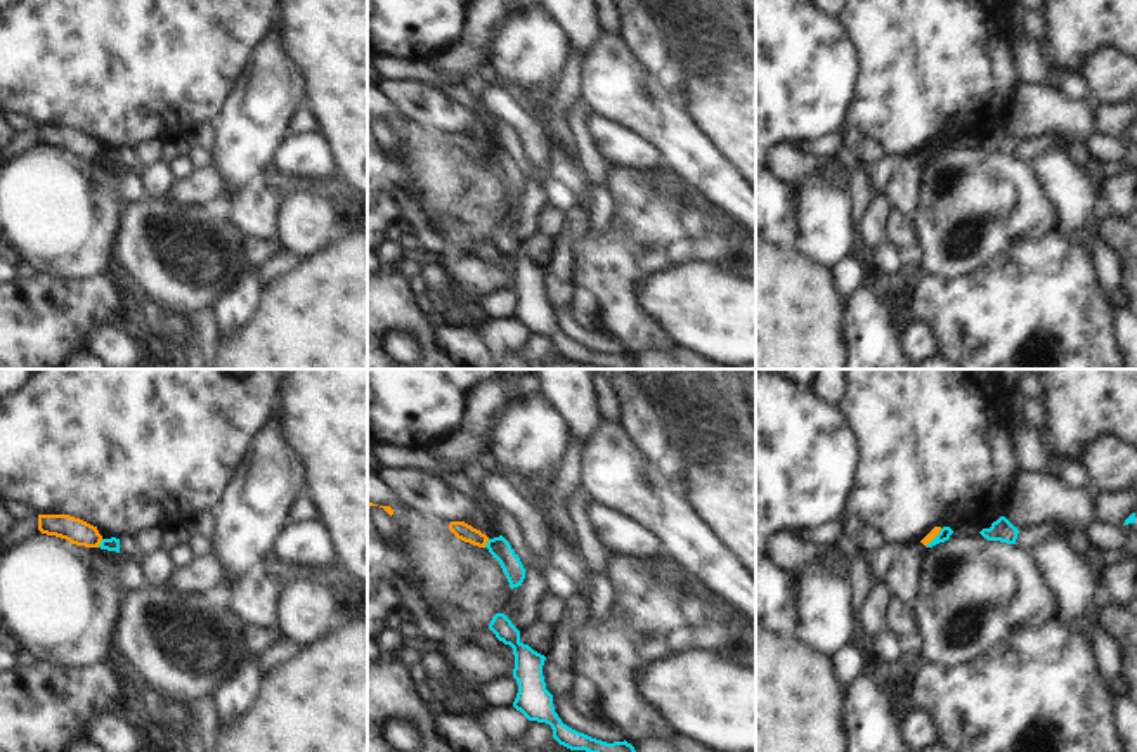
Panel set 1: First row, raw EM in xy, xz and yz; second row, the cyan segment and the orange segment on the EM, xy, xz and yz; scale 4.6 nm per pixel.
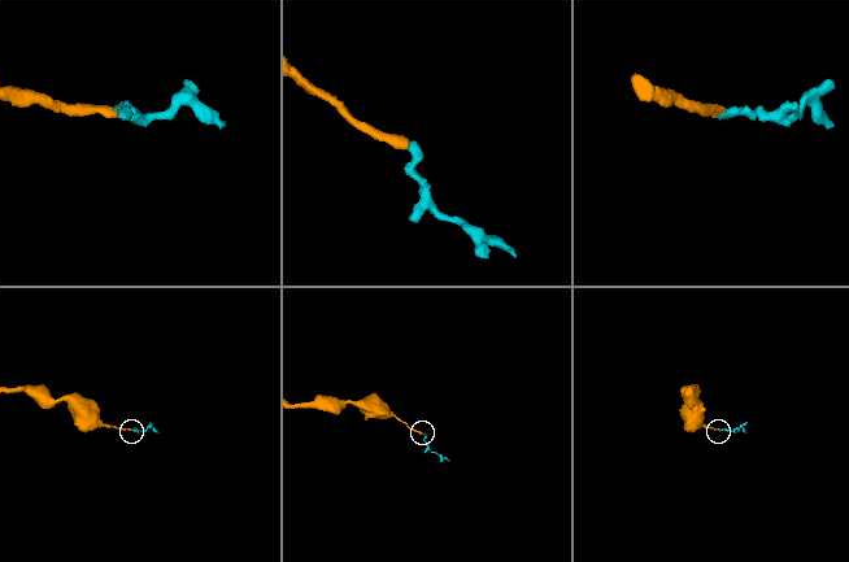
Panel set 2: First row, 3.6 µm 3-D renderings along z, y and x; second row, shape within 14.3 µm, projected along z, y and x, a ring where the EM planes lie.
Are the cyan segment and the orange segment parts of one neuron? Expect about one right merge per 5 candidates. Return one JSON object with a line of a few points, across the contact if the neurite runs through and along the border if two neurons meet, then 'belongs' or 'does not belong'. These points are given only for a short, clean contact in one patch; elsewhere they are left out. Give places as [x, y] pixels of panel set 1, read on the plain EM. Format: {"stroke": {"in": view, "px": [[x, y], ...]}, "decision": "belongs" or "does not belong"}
{"stroke": {"in": "xy", "px": [[103, 151], [97, 158]]}, "decision": "does not belong"}

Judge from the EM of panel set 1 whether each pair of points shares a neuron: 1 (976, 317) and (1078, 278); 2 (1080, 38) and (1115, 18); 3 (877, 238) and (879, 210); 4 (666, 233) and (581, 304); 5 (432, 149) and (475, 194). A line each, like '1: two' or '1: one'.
1: one
2: one
3: one
4: two
5: one

